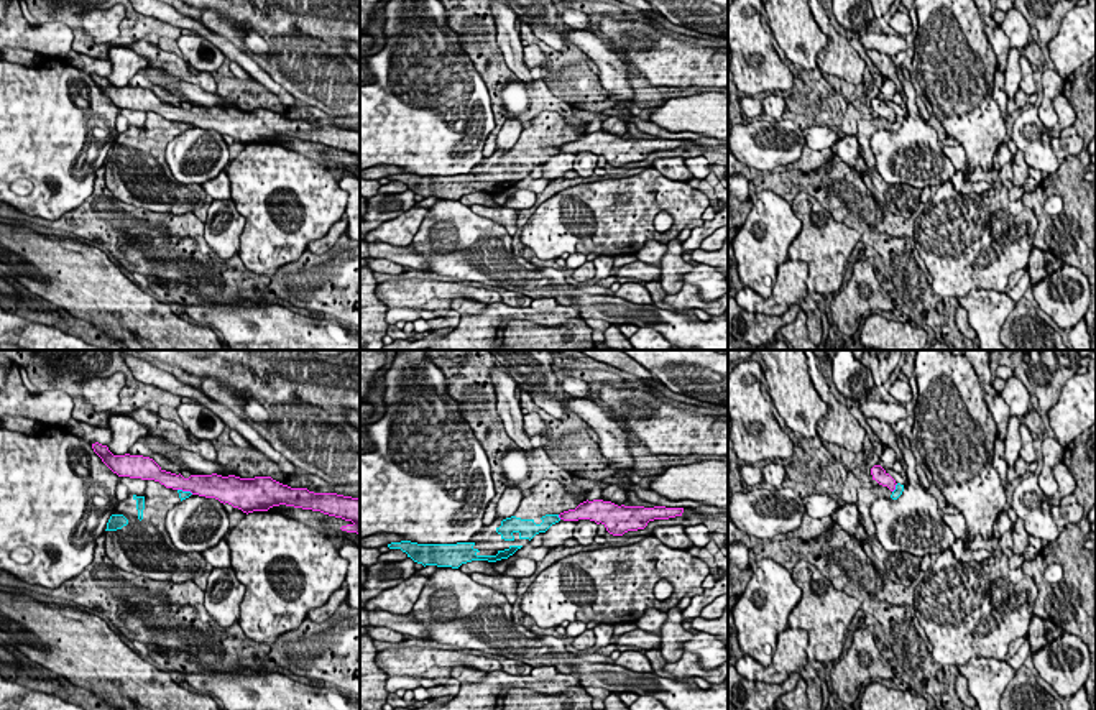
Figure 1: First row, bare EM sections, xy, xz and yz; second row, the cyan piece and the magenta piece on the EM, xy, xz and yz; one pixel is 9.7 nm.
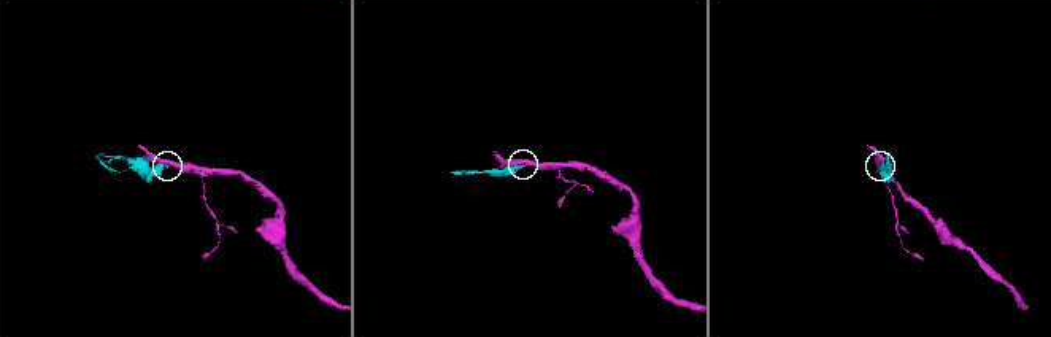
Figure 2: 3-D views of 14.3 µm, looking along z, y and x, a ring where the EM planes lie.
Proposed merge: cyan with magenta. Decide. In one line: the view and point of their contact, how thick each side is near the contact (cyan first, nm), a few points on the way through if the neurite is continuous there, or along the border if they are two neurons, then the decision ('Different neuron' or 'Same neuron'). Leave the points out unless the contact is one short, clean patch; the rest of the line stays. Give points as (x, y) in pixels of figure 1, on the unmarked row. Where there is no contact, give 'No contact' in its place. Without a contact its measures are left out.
Touches cyan at xz (557, 148). Thickness 120 nm (cyan) against 160 nm. Different neuron

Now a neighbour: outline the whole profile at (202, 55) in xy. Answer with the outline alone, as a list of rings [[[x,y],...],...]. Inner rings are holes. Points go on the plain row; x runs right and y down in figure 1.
[[[182,35],[177,39],[182,58],[197,71],[214,74],[223,66],[225,56],[210,41],[199,35]]]

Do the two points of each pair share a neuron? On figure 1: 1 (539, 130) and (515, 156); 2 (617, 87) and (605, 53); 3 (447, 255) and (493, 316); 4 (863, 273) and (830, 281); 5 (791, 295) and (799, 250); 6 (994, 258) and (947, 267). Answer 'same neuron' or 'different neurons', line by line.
1: same neuron
2: same neuron
3: different neurons
4: different neurons
5: different neurons
6: same neuron

